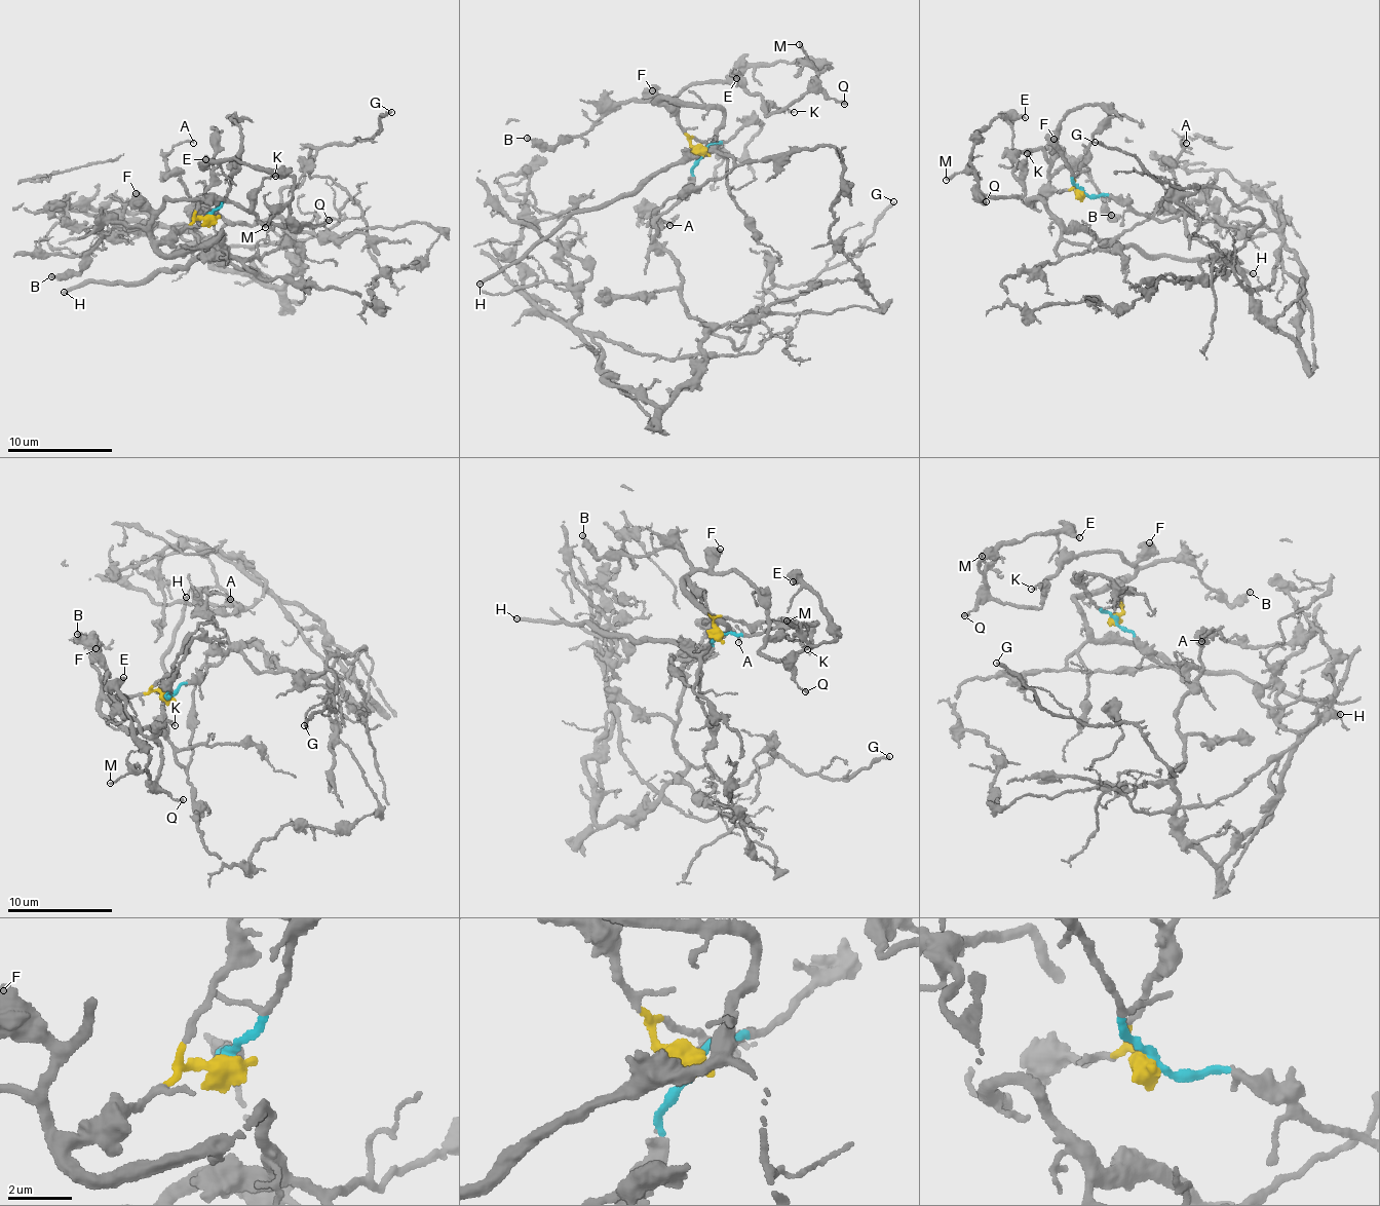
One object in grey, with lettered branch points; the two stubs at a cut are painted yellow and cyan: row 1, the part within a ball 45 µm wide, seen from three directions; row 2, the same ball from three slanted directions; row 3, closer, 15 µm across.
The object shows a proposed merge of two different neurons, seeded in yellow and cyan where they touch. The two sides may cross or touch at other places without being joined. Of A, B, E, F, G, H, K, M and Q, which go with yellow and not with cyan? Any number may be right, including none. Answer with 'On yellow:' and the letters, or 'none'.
On yellow: B, E, F, H, K, M, Q

